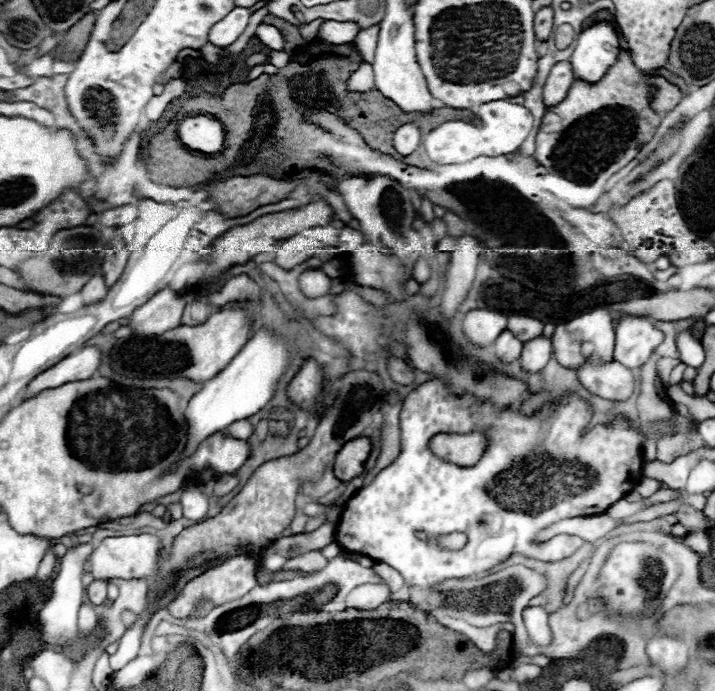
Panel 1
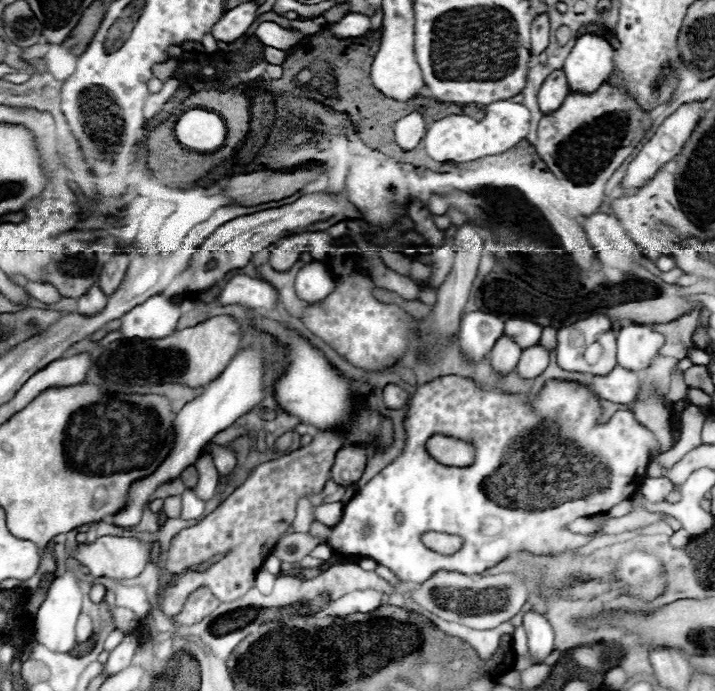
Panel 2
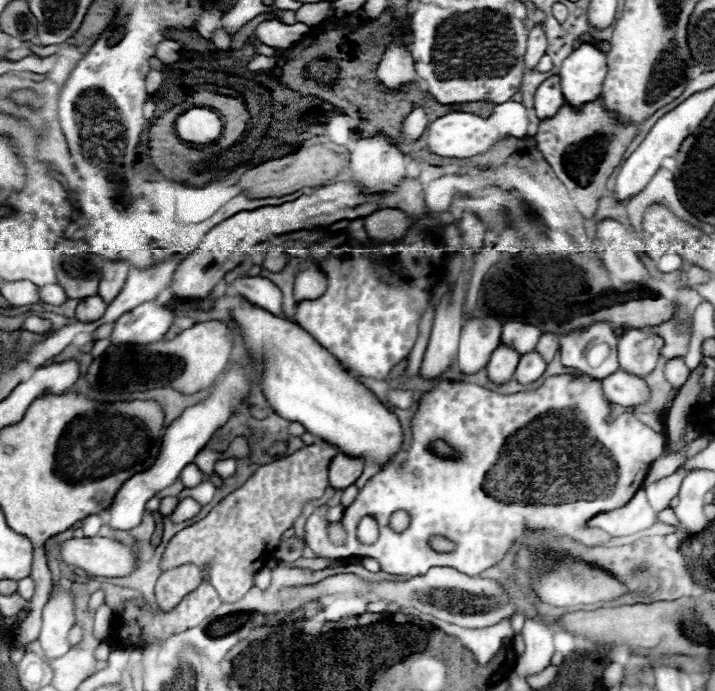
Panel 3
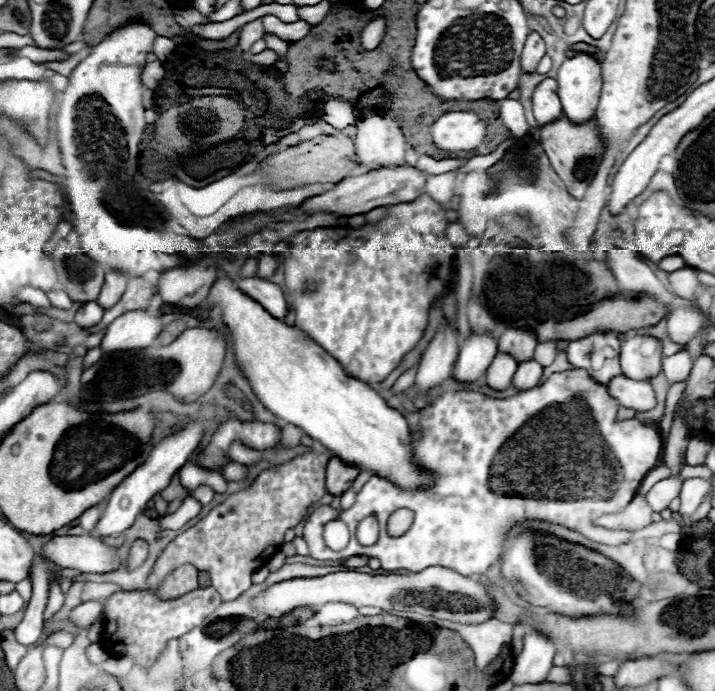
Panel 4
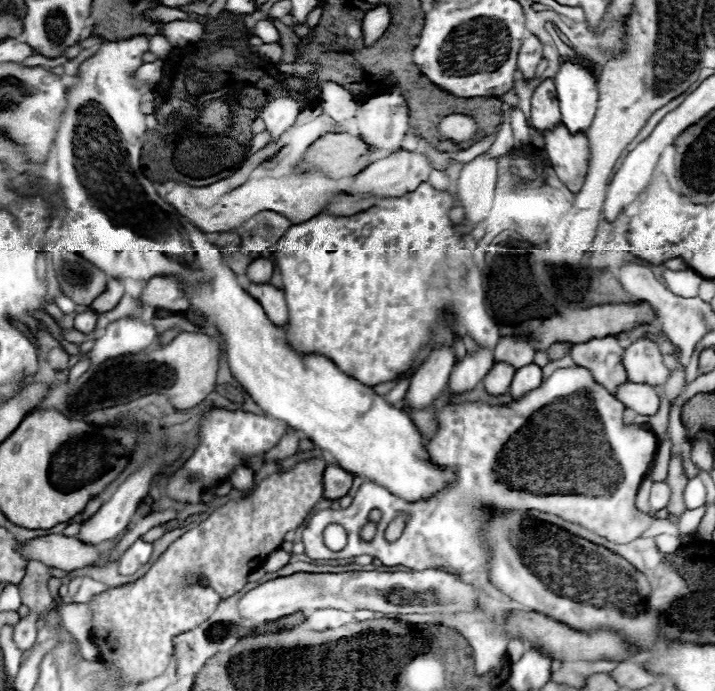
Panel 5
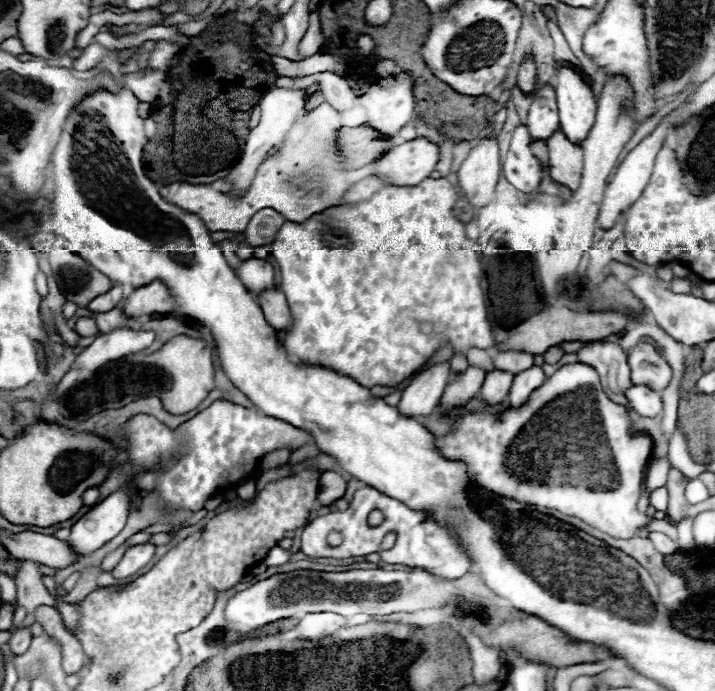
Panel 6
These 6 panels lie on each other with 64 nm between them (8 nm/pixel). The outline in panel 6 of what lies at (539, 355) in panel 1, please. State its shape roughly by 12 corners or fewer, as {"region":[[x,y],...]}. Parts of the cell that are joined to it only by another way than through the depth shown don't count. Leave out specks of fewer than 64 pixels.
{"region":[[540,366],[514,376],[510,408],[520,408],[546,382]]}

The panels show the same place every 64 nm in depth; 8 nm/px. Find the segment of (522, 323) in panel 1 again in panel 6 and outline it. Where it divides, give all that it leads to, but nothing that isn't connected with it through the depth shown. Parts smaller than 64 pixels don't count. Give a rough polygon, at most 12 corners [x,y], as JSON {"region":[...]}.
{"region":[[496,352],[494,366],[502,372],[520,374],[534,366],[532,354]]}

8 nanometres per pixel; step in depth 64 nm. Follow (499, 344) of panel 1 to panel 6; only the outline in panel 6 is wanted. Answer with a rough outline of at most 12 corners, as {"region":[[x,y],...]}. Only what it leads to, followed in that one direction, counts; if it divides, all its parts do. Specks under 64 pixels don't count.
{"region":[[486,374],[480,396],[488,406],[508,398],[512,374]]}

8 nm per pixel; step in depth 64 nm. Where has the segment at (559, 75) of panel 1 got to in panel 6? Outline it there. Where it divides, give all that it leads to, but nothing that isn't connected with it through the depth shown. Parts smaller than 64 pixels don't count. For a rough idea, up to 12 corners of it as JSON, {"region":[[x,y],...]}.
{"region":[[536,92],[524,126],[546,142],[560,128],[556,92]]}

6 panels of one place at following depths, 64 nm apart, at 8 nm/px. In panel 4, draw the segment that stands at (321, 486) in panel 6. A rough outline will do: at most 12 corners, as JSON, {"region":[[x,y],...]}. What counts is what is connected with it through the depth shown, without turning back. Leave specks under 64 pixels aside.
{"region":[[330,458],[326,490],[332,496],[352,486],[358,468]]}

